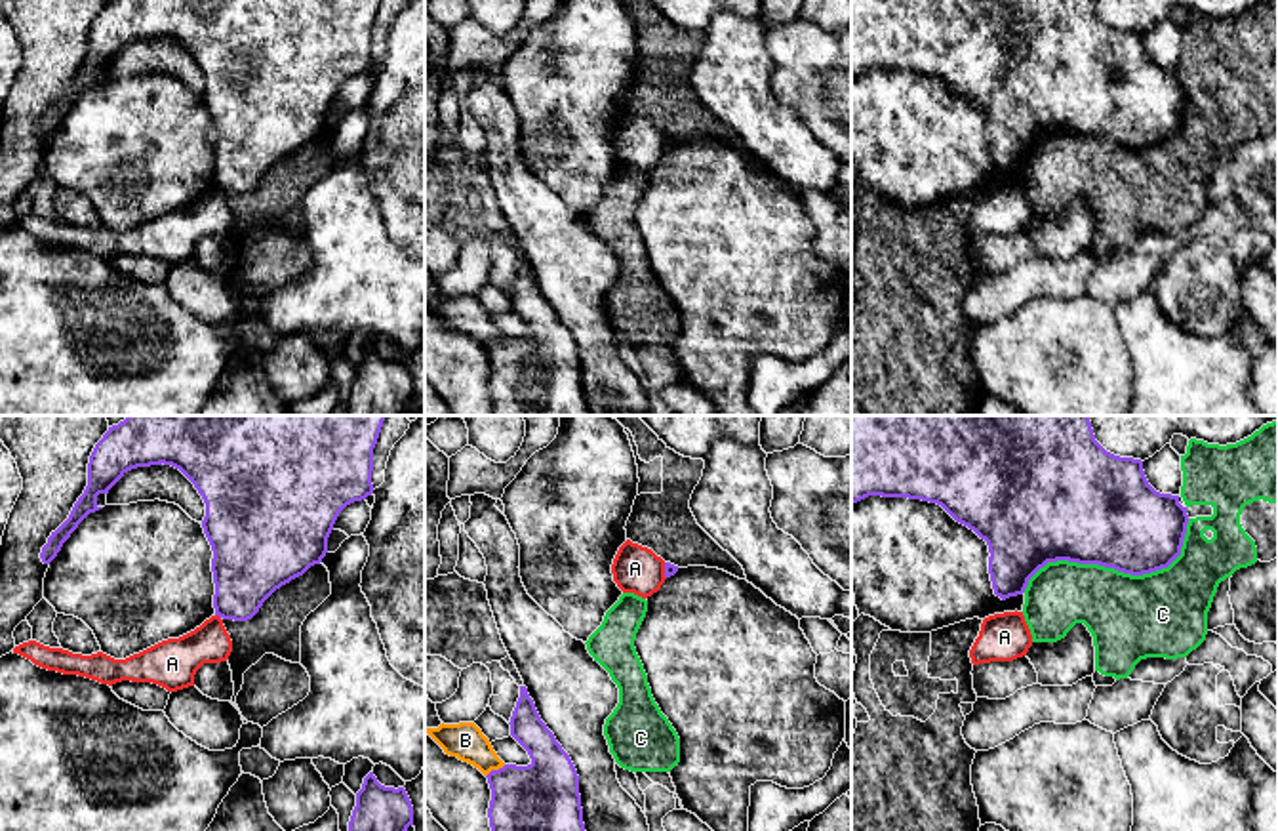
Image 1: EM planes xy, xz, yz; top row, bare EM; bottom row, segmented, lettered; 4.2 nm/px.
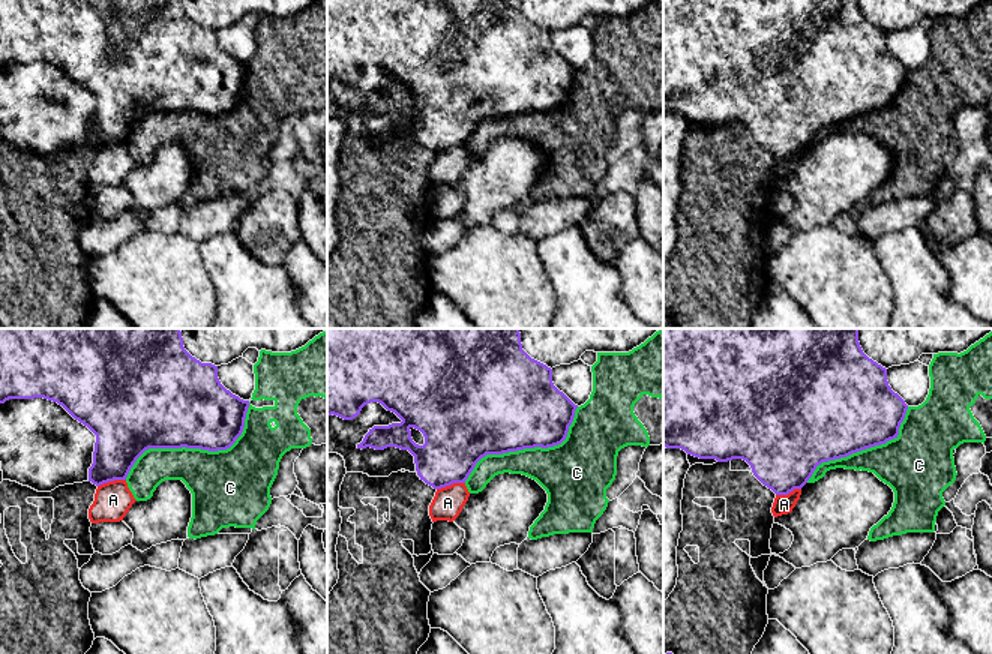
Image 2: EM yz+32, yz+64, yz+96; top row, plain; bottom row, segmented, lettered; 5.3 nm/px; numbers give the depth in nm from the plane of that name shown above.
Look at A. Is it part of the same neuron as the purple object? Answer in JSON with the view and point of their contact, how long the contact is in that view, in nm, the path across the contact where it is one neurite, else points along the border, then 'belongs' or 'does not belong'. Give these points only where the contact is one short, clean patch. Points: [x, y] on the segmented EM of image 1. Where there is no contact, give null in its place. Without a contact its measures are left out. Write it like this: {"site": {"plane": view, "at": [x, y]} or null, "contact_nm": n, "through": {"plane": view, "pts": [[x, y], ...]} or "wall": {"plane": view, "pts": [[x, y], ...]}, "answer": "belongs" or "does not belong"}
{"site": {"plane": "xy", "at": [218, 614]}, "contact_nm": 30, "wall": {"plane": "xy", "pts": [[216, 614], [219, 618]]}, "answer": "does not belong"}

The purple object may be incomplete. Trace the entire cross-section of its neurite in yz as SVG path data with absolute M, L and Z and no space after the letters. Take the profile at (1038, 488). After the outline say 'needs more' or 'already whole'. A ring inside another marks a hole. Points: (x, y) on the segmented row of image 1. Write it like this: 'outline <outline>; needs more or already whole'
outline M851 416L851 505L869 496L937 503L956 522L973 530L988 545L988 574L994 595L1002 600L1023 595L1028 579L1048 562L1057 560L1099 564L1131 576L1168 568L1181 555L1188 524L1187 507L1179 503L1179 496L1156 492L1145 476L1141 459L1114 456L1095 440L1089 416Z; already whole

